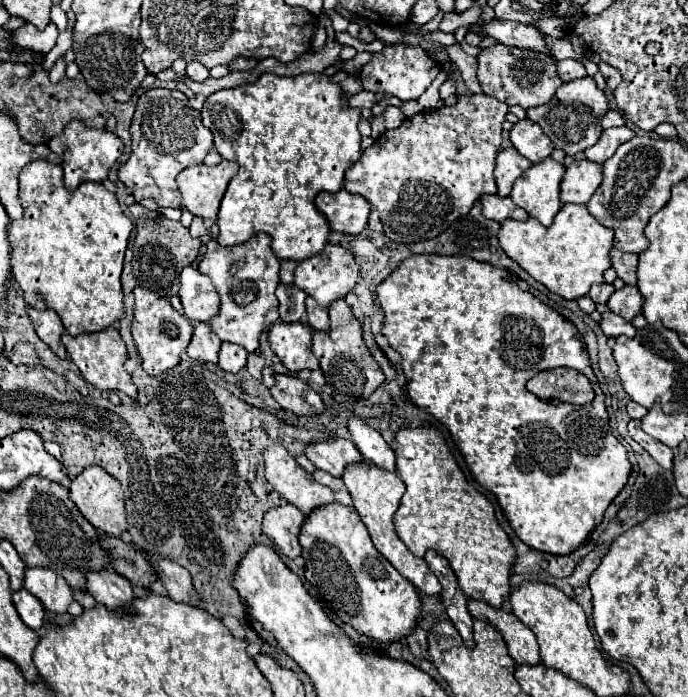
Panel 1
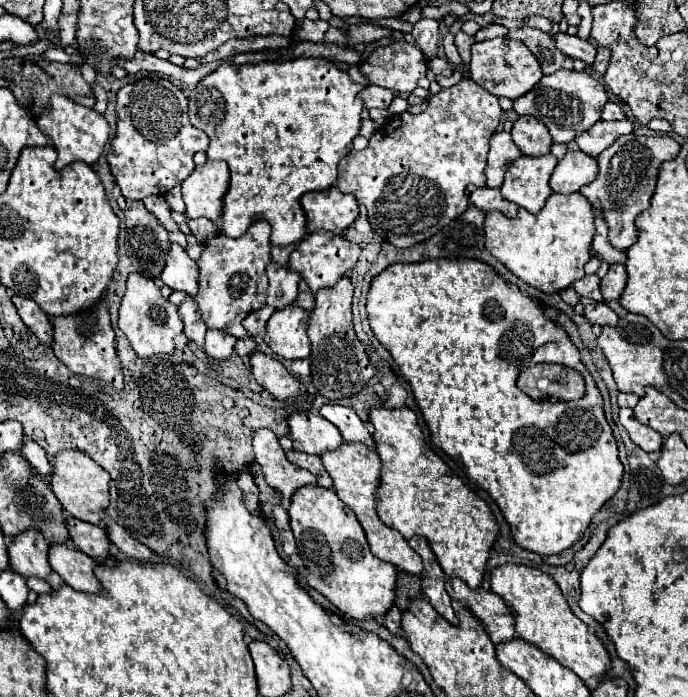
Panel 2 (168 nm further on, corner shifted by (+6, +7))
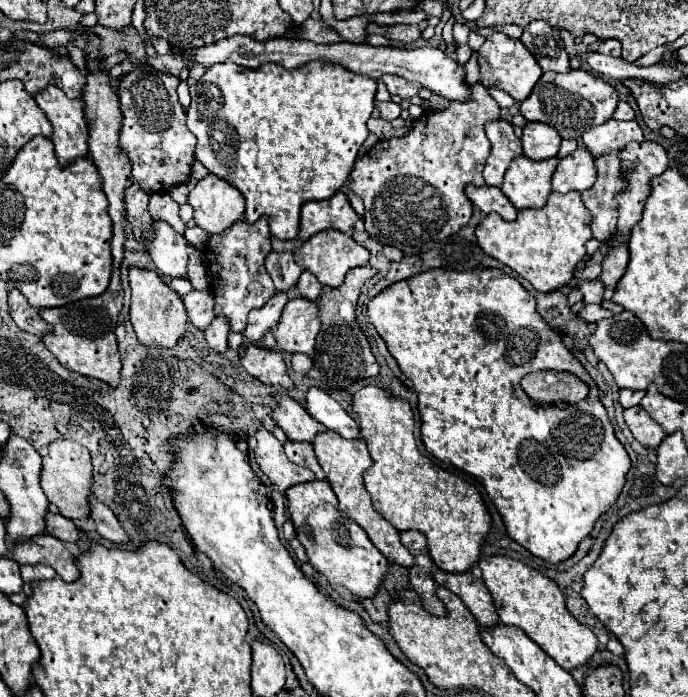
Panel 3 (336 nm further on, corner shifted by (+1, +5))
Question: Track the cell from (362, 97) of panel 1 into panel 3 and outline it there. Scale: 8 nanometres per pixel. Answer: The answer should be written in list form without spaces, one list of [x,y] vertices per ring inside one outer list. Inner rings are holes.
[[[375,101],[375,107],[379,109],[381,119],[393,121],[393,119],[397,119],[401,115],[401,107],[397,103],[393,103],[393,101]]]

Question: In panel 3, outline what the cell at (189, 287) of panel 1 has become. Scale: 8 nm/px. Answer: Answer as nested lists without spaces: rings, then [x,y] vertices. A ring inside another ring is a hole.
[[[155,221],[155,239],[149,245],[153,263],[161,275],[187,277],[189,243],[183,235],[173,231],[165,221]]]

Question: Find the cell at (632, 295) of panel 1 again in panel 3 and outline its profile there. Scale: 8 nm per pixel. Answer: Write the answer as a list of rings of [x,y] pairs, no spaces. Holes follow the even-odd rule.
[[[627,245],[617,247],[617,251],[611,251],[611,253],[609,253],[609,257],[605,259],[605,263],[603,263],[603,271],[601,271],[599,279],[601,279],[607,287],[615,289],[615,287],[617,287],[617,283],[619,283],[619,279],[625,275],[627,261],[629,261]]]

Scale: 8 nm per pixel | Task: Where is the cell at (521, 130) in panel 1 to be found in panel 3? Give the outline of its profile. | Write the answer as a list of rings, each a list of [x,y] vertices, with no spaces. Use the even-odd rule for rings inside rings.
[[[527,123],[523,127],[521,143],[523,143],[523,153],[529,159],[541,161],[557,155],[561,135],[557,135],[557,131],[545,123]]]

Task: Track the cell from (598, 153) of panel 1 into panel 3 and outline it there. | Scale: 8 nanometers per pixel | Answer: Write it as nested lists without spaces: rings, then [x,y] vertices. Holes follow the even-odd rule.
[[[609,119],[583,133],[583,145],[593,157],[603,157],[611,151],[621,151],[631,141],[643,141],[643,131],[637,121]]]

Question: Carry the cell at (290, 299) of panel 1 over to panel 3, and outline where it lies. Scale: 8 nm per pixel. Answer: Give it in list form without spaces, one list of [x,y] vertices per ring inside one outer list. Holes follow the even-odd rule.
[[[271,251],[265,259],[265,267],[267,273],[271,275],[275,289],[289,293],[295,289],[299,275],[303,273],[303,269],[293,261],[293,253],[291,251],[283,251],[283,253],[275,253]]]

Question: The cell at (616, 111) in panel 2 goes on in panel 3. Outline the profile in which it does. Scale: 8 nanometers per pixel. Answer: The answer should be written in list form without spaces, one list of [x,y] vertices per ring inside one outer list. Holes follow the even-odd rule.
[[[621,101],[621,103],[617,105],[615,113],[613,113],[613,119],[617,119],[617,121],[629,121],[629,119],[635,119],[635,111],[631,109],[629,103]]]

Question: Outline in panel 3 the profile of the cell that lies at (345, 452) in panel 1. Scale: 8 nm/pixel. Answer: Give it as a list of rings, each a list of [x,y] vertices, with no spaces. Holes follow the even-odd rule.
[[[275,393],[275,399],[279,407],[273,411],[273,419],[285,431],[289,441],[313,443],[319,433],[327,431],[325,425],[313,421],[313,417],[287,393]]]

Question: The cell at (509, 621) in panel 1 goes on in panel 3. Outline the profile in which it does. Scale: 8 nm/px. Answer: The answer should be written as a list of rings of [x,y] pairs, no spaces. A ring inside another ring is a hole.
[[[437,571],[435,581],[441,587],[447,587],[451,593],[459,595],[463,599],[463,603],[467,605],[467,609],[475,615],[475,619],[481,627],[493,627],[499,623],[495,601],[491,597],[491,593],[485,587],[485,583],[481,579],[477,579],[475,575]]]

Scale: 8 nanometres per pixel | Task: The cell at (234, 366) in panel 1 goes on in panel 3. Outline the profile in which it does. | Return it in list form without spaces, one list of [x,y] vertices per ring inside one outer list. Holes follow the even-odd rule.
[[[221,315],[215,317],[215,321],[209,325],[209,331],[205,331],[207,345],[217,353],[225,353],[229,349],[227,335],[229,335],[229,323],[227,319],[221,319]]]

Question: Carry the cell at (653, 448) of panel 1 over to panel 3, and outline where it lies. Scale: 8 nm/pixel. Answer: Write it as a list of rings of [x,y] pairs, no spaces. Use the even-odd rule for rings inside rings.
[[[631,407],[625,411],[625,423],[631,429],[633,437],[649,449],[655,449],[663,439],[665,439],[665,431],[661,429],[661,425],[657,425],[641,407]]]

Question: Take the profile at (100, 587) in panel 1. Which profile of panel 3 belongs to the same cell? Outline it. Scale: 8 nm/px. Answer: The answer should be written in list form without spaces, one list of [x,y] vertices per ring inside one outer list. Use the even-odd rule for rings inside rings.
[[[41,535],[33,541],[21,541],[15,547],[11,547],[11,553],[17,563],[51,565],[61,579],[65,581],[79,579],[77,557],[65,549],[63,541],[51,535]]]

